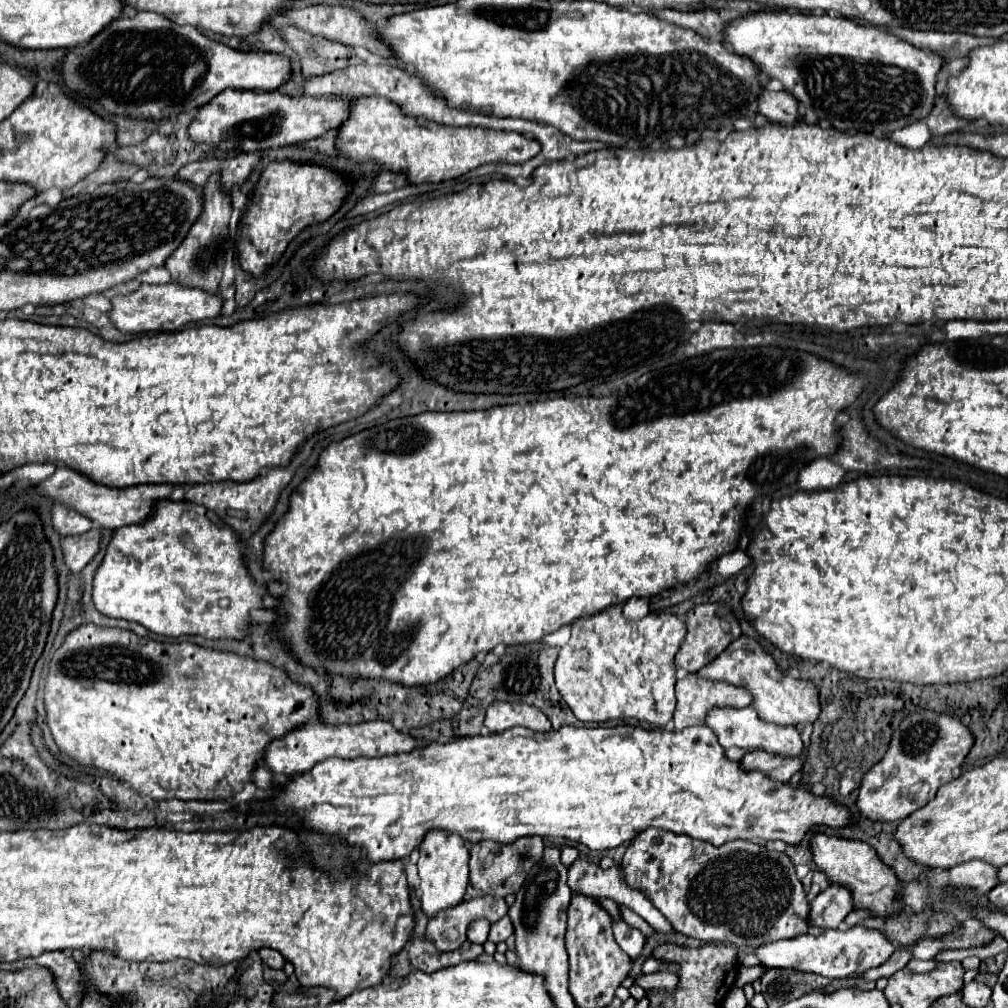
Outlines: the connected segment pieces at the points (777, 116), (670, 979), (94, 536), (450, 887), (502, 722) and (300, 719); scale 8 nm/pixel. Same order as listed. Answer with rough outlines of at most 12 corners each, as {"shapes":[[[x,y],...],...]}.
{"shapes":[[[762,90],[758,112],[772,122],[796,122],[792,94]],[[672,972],[644,974],[636,980],[648,992],[672,994],[678,976]],[[100,532],[62,538],[64,562],[76,574],[98,552]],[[434,830],[418,860],[428,918],[464,900],[470,852]],[[494,702],[484,726],[504,732],[524,726],[550,732],[550,720],[534,706]],[[82,624],[44,684],[60,752],[226,800],[318,718],[268,662]]]}

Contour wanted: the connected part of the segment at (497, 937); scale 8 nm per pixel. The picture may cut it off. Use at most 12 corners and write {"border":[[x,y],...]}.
{"border":[[508,916],[492,924],[488,940],[494,944],[514,934]]}

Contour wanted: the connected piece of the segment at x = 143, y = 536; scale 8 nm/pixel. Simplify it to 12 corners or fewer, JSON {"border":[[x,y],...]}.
{"border":[[188,502],[118,528],[96,610],[154,634],[244,638],[260,588]]}

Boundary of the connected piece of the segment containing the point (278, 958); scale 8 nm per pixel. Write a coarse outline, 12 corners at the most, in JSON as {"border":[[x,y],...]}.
{"border":[[262,948],[260,958],[270,968],[282,968],[284,956],[278,950]]}

